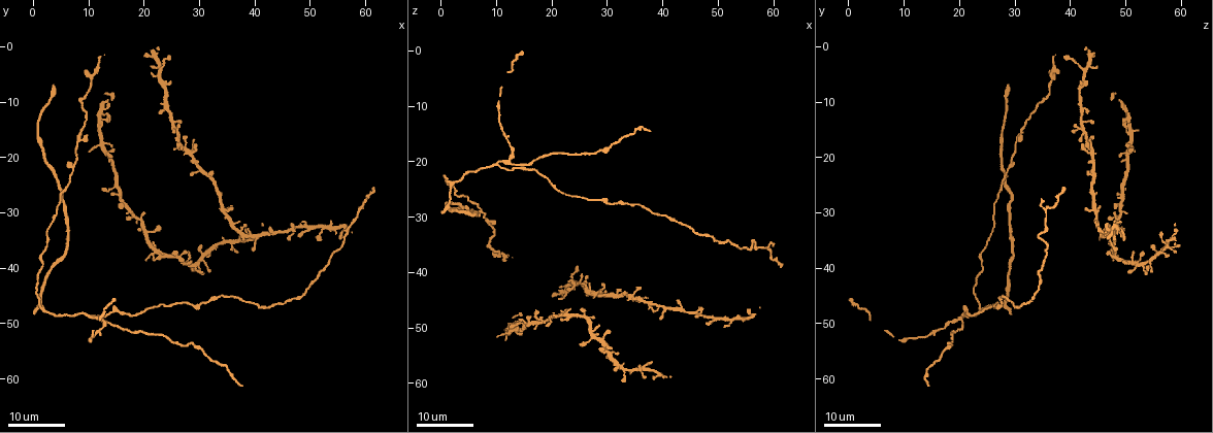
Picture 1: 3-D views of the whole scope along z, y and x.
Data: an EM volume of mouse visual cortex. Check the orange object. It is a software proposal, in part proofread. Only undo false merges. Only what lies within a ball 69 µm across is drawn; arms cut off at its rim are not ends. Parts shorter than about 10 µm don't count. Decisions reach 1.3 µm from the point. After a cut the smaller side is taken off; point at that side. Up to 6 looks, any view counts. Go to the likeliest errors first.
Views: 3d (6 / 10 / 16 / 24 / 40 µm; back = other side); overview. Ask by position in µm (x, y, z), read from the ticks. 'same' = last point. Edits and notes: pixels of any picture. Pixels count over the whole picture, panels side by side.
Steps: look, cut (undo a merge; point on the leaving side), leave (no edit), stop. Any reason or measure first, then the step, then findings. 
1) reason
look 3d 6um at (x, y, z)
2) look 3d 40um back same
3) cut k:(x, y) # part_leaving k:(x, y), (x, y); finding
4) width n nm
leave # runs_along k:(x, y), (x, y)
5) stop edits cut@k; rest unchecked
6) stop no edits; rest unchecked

look 3d 24um at (10.5, 48.5, 21.0)

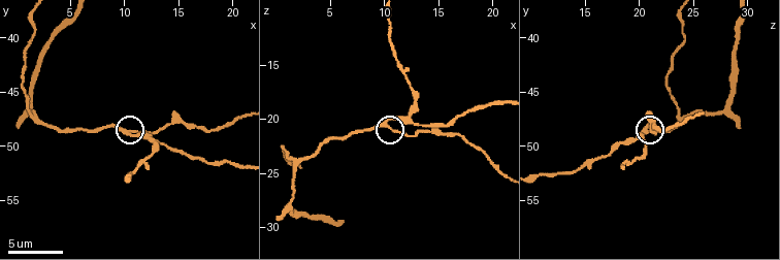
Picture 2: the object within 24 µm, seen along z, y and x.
zoom in
look 3d 6um at (10.4, 48.6, 20.6)

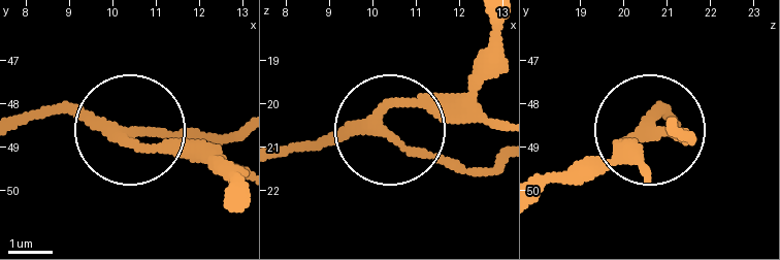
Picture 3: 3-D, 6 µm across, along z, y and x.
leave # runs_along 3:(23, 117), (67, 109), (134, 131), (233, 131); all the same cell

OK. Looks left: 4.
sudden change in width
look 3d 16um at (49.5, 44.5, 33.5)

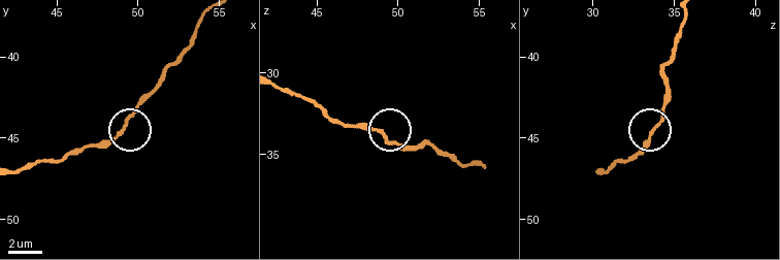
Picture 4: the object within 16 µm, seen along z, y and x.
zoom in
look 3d 10um at (49.0, 44.4, 33.7)

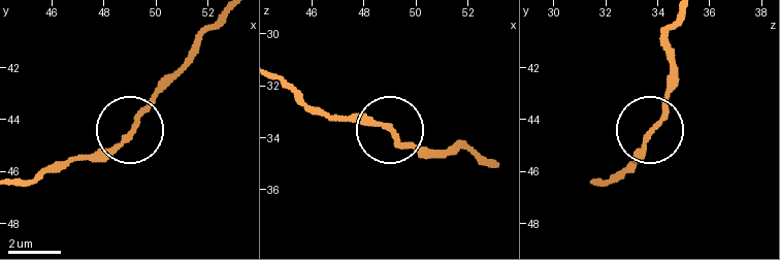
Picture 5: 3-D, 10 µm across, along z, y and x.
leave # runs_along 5:(592, 187), (612, 180), (639, 153), (660, 120), (676, 69); one cell here

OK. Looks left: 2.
calibre changes
look 3d 24um at (56.5, 33.5, 34.5)

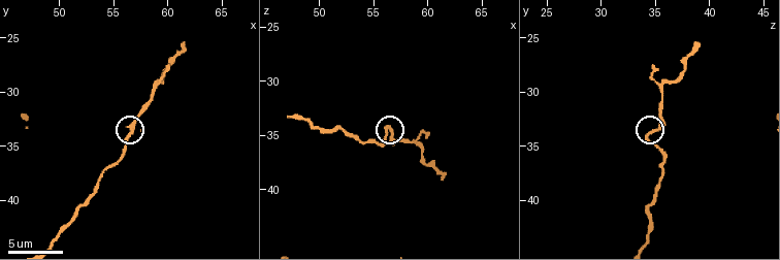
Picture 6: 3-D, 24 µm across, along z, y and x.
zoom in
look 3d 10um at (56.8, 33.6, 34.4)

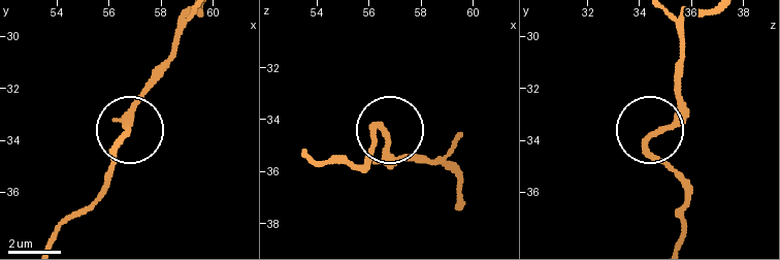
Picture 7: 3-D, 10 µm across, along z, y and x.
width 200 nm
leave # runs_along 7:(678, 241), (685, 194), (647, 141), (672, 121), (680, 84); continuous, no second cell

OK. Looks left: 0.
stop no edits; rest unchecked

